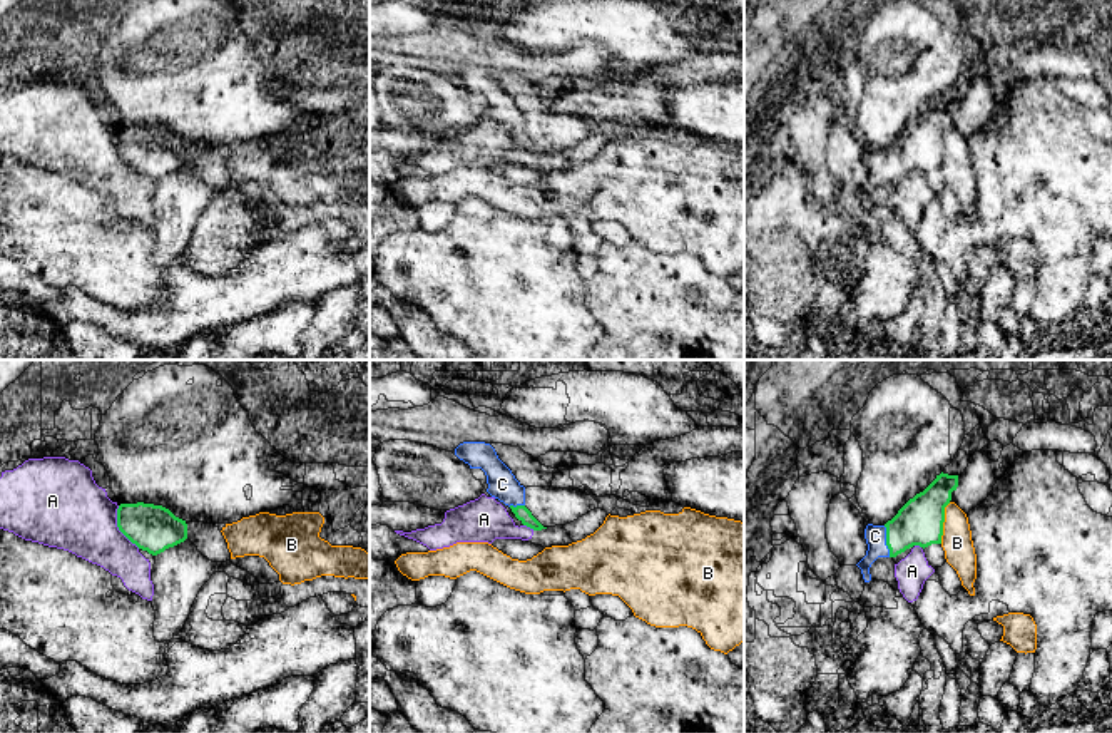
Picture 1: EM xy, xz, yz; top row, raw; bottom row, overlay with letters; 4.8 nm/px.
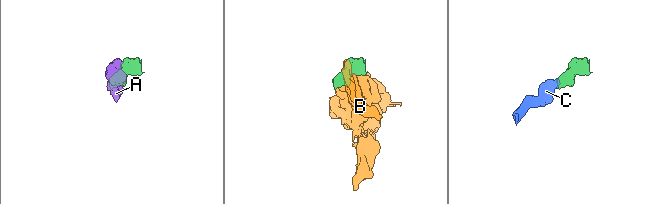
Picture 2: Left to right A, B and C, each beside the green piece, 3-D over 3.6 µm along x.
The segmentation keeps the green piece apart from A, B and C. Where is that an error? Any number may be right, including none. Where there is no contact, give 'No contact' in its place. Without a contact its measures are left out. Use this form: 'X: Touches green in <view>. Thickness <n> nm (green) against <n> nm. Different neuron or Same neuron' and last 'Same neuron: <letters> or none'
A: Touches green in xy. Thickness 220 nm (green) against 380 nm. Different neuron
B: Touches green in yz. Thickness 220 nm (green) against 150 nm. Different neuron
C: Touches green in yz. Thickness 220 nm (green) against 100 nm. Same neuron
Same neuron: C

